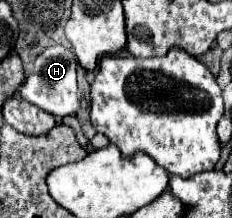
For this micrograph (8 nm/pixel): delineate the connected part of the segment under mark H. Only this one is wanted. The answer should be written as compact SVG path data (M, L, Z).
M63 45L47 47L33 63L33 71L25 79L21 87L21 95L25 101L37 105L39 109L45 109L53 113L55 117L75 115L79 107L79 95L77 95L77 57L73 51L69 51Z

